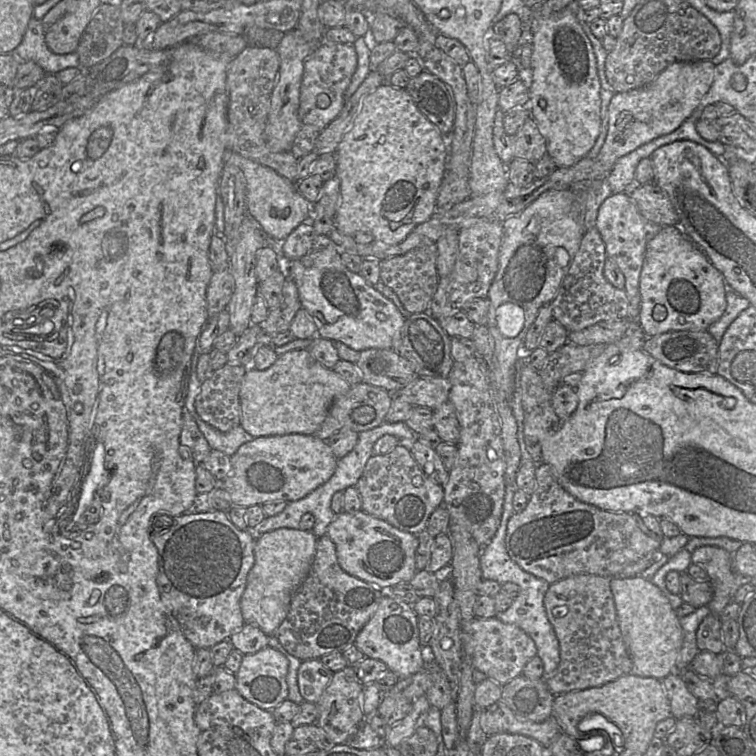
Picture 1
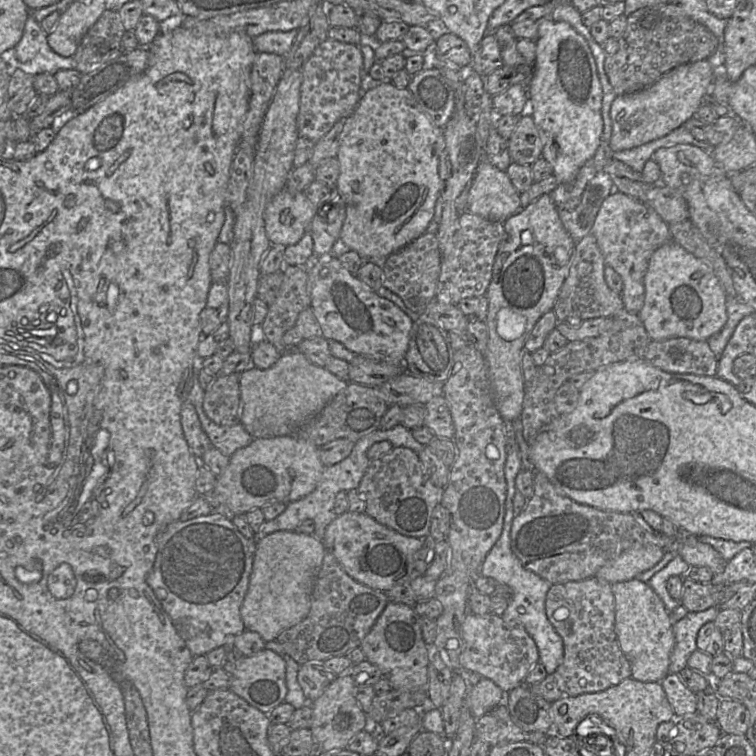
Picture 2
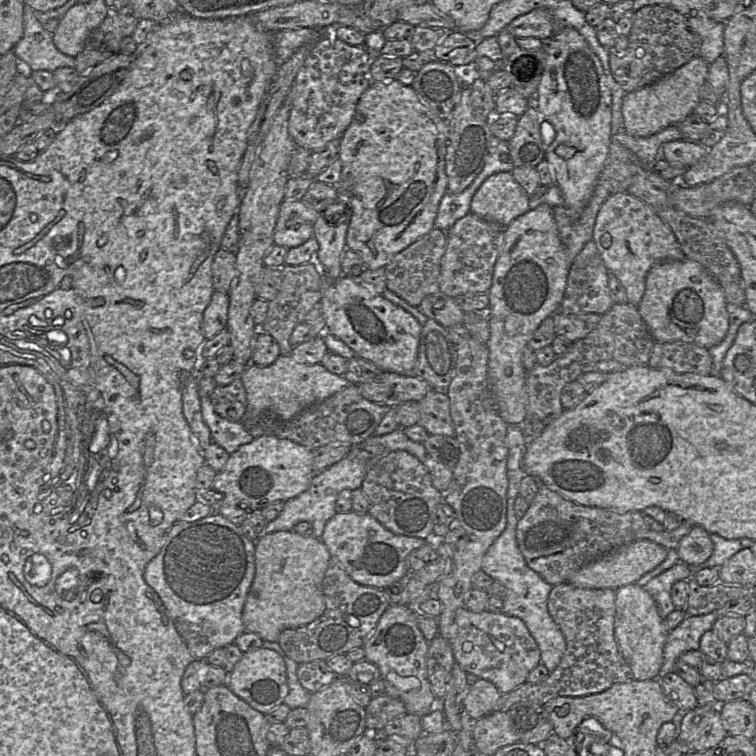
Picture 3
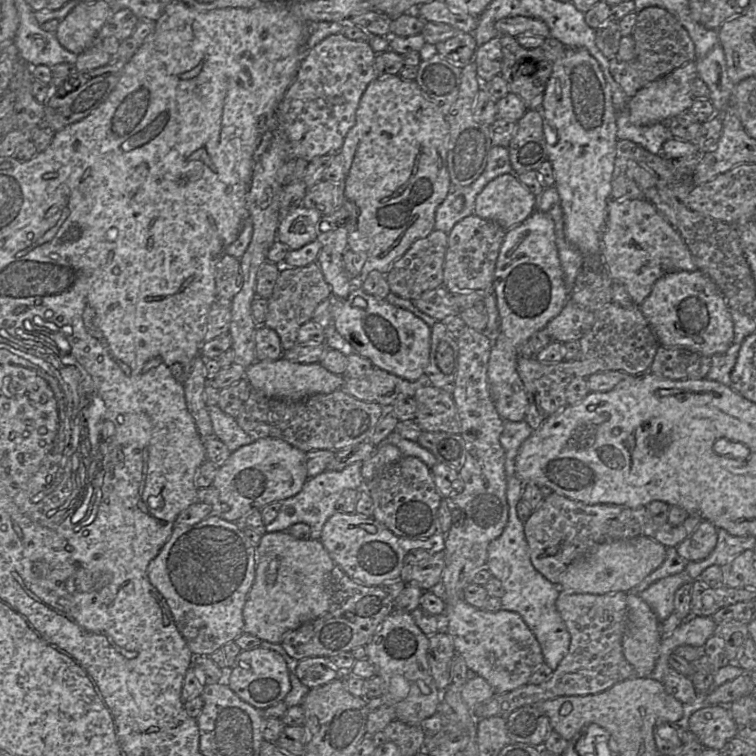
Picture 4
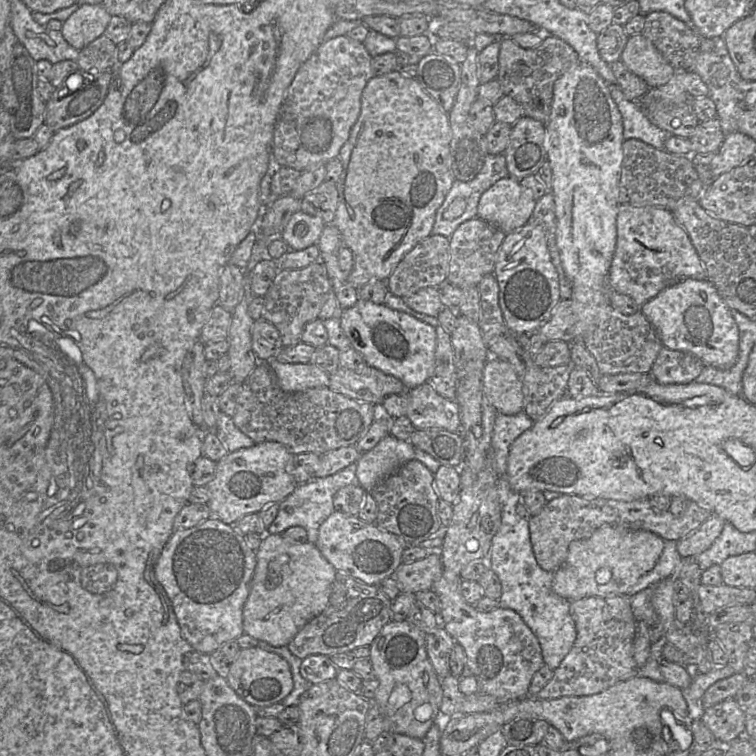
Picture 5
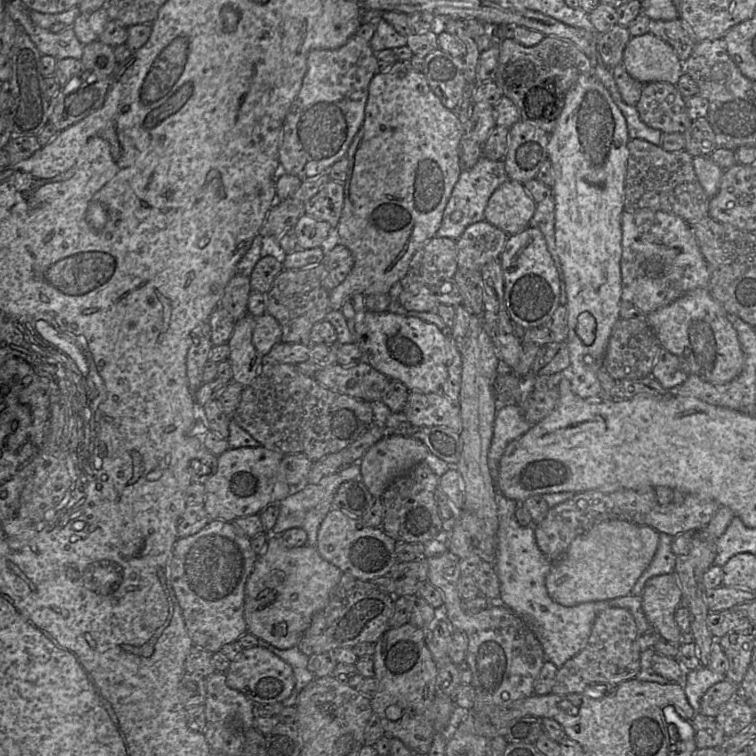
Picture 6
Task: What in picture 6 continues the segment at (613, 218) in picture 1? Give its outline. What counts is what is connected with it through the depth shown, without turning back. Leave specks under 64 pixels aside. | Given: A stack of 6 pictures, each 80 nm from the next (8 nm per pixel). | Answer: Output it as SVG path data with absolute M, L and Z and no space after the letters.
M652 209L624 211L621 218L621 300L631 302L644 315L684 294L708 288L710 273L691 226L679 216Z

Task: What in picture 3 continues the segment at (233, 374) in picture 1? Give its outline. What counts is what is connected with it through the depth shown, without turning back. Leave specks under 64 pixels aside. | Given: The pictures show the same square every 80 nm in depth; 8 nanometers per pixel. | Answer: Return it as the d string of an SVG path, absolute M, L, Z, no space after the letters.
M241 378L225 386L217 385L209 398L219 416L233 422L244 418L247 394Z

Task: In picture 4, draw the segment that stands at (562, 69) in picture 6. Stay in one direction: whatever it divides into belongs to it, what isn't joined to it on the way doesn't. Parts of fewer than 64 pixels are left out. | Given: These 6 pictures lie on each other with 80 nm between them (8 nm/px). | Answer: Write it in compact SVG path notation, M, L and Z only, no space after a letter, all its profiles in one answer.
M499 35L499 39L503 53L500 75L507 82L508 91L518 95L528 110L541 111L544 91L553 65L564 55L567 47L553 37L545 38L544 42L534 49L525 49L510 35Z

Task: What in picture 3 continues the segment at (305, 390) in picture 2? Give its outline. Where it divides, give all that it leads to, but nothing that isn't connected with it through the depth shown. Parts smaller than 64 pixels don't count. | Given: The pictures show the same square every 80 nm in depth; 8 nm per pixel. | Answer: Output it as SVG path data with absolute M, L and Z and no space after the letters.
M282 354L266 367L254 363L247 365L241 380L247 394L244 419L276 418L283 421L294 418L304 409L349 385L344 376L328 371L321 363L299 363L291 355Z

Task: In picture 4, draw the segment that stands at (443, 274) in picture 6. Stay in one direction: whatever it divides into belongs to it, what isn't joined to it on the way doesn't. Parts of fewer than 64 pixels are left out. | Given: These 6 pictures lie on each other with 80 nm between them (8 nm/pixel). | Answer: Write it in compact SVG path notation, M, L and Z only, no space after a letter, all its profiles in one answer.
M435 229L425 238L416 240L412 246L393 263L386 274L390 292L398 297L412 301L425 291L443 286L443 267L447 245L447 233Z

